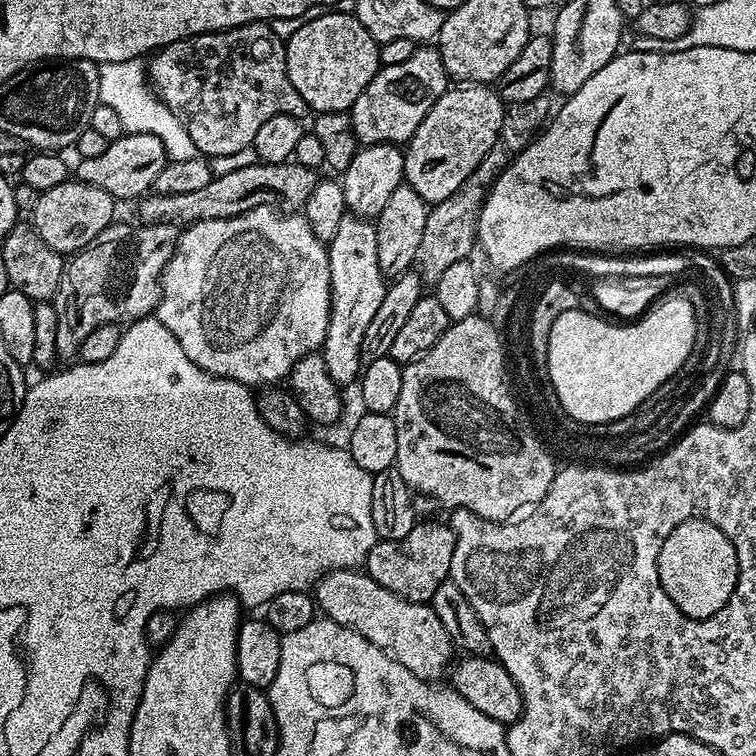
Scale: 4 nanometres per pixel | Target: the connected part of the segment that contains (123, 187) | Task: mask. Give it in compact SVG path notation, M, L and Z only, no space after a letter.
M129 132L108 143L102 154L80 160L77 168L75 165L74 176L84 184L98 186L98 190L106 190L106 194L110 194L117 201L136 202L152 192L152 183L154 178L158 178L158 170L162 170L162 166L168 161L166 146L162 146L162 142L154 138L154 134Z

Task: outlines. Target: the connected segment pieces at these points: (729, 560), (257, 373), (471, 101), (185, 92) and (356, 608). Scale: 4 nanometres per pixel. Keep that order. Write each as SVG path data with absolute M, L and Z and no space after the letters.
M688 518L677 524L666 538L656 559L659 582L681 613L693 620L715 615L735 595L739 576L736 546L721 525L705 518Z
M255 208L249 212L243 212L240 216L231 216L230 218L222 218L221 220L199 220L196 224L189 224L179 233L176 241L176 249L170 258L170 262L165 266L160 277L160 301L156 307L155 319L162 322L162 326L166 326L166 330L170 330L170 334L174 334L174 338L178 338L178 346L182 346L182 350L186 350L186 358L190 358L190 362L194 362L194 366L198 366L202 370L206 370L212 376L221 376L227 380L233 380L239 384L249 386L276 386L281 382L287 381L288 375L292 372L292 367L301 360L306 354L311 352L320 352L324 346L326 338L326 328L330 326L330 306L332 305L332 287L330 286L330 262L328 261L328 250L325 241L319 240L314 234L314 230L310 230L308 221L300 214L289 214L281 212L274 208Z
M464 84L449 87L448 91L430 106L430 114L422 118L422 126L414 130L404 153L404 178L407 184L430 206L450 198L470 174L490 154L500 137L506 105L499 91L486 84Z
M268 22L243 24L237 28L224 28L220 32L203 32L170 42L147 61L146 67L148 79L159 99L163 100L170 114L186 126L186 134L190 134L197 153L205 158L238 154L238 150L251 148L254 134L258 134L259 128L268 119L274 118L274 114L304 118L310 112L302 94L298 94L298 90L294 90L294 82L290 82L290 74L286 70L285 41L274 34Z
M360 570L326 572L319 580L315 581L315 588L314 599L319 611L327 619L338 622L347 628L353 628L355 632L362 634L370 642L374 642L374 646L378 646L389 656L393 656L402 666L406 666L415 676L420 676L423 680L429 682L435 681L440 678L436 676L442 675L443 672L445 675L446 669L453 663L452 648L454 649L454 641L450 638L450 634L446 634L446 626L442 626L438 614L434 614L431 603L419 604L413 600L402 598L395 592L378 586L378 582L374 582Z

